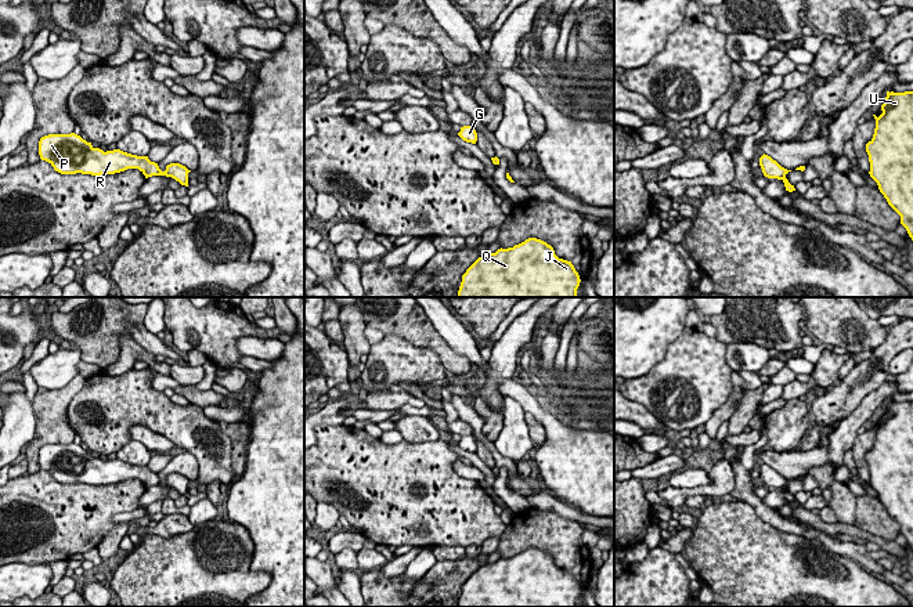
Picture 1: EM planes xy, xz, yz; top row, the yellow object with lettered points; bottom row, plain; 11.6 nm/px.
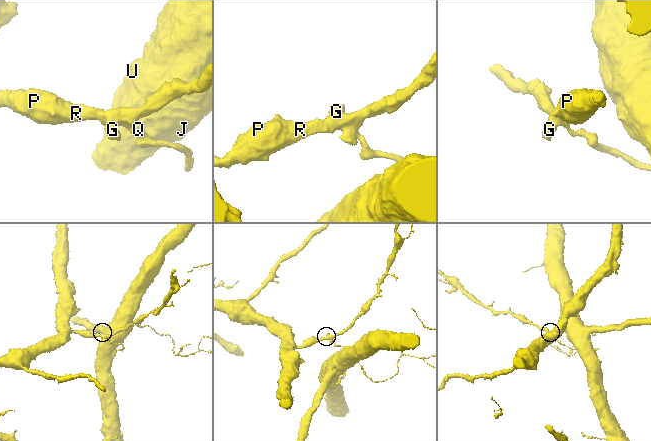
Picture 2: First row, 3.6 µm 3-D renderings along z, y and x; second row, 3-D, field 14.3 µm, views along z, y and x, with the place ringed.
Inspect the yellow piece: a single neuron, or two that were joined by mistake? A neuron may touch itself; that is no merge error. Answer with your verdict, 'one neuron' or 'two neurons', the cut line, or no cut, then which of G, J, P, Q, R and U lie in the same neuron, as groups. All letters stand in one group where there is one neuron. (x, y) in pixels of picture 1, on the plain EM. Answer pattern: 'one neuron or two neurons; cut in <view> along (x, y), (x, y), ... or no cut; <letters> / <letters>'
two neurons; cut in yz along (783, 487), (786, 494); G P R / J Q U

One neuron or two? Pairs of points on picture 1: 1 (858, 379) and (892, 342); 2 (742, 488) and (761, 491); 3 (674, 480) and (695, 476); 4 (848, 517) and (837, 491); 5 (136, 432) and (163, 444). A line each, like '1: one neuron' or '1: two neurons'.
1: one neuron
2: two neurons
3: one neuron
4: one neuron
5: one neuron

